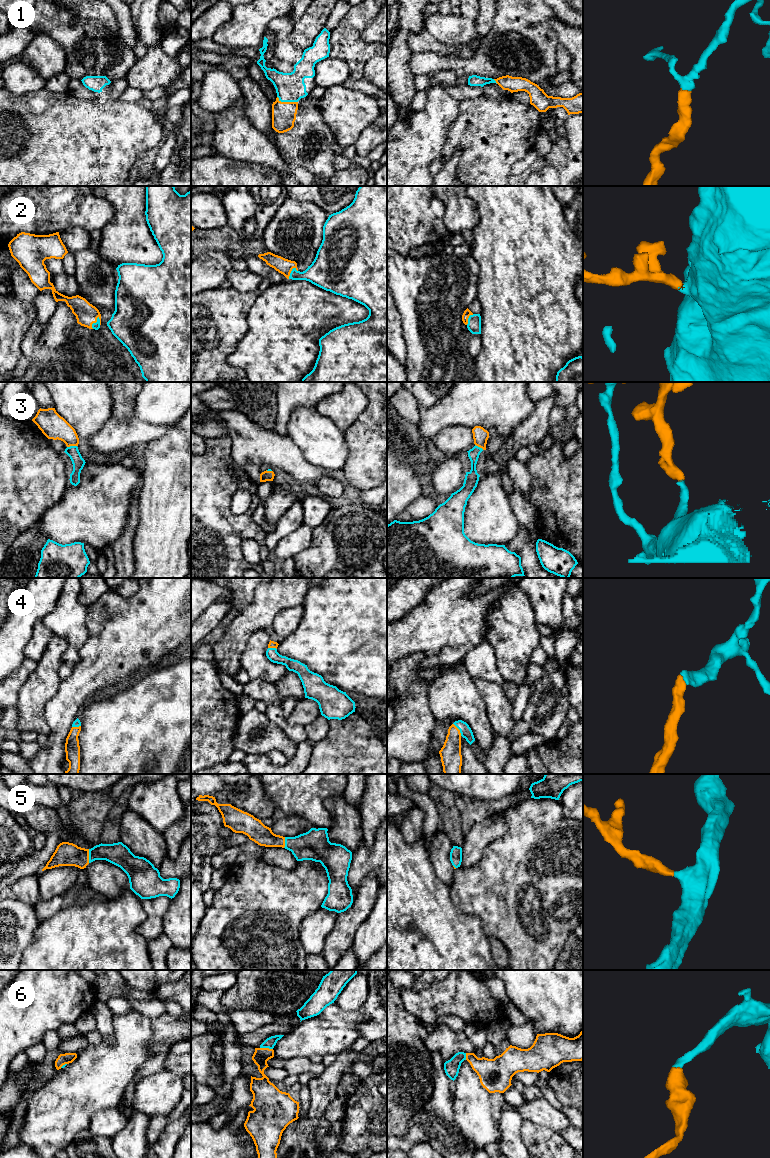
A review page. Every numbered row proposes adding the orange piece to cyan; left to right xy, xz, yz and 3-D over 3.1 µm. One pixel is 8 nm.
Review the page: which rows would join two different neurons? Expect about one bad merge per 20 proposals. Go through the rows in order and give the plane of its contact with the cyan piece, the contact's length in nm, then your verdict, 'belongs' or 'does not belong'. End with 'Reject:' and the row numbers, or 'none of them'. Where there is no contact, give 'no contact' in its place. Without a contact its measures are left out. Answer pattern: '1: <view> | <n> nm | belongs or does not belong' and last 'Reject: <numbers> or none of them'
1: xz | 180 nm | belongs
2: xy | 120 nm | belongs
3: xy | 80 nm | belongs
4: yz | 120 nm | belongs
5: xy | 110 nm | belongs
6: xz | 110 nm | belongs
Reject: none of them

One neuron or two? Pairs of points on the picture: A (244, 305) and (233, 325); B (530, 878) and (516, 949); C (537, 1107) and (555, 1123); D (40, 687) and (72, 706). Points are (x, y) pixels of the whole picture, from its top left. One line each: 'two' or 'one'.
A: one
B: one
C: one
D: two

